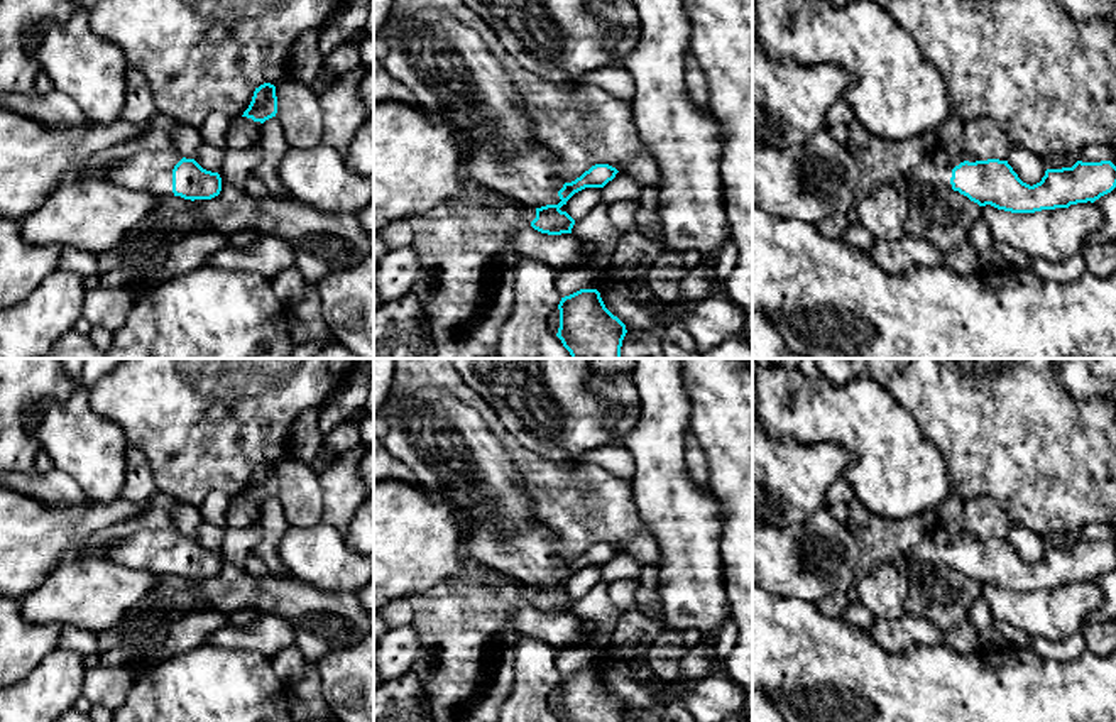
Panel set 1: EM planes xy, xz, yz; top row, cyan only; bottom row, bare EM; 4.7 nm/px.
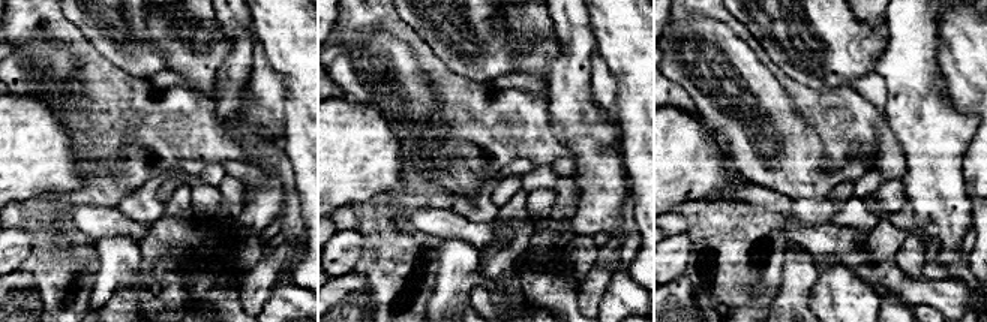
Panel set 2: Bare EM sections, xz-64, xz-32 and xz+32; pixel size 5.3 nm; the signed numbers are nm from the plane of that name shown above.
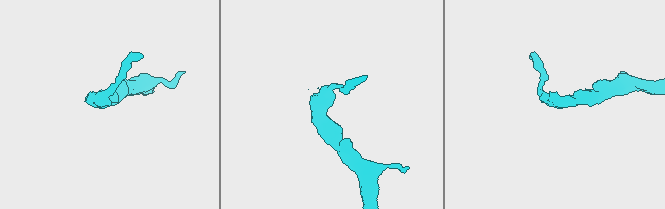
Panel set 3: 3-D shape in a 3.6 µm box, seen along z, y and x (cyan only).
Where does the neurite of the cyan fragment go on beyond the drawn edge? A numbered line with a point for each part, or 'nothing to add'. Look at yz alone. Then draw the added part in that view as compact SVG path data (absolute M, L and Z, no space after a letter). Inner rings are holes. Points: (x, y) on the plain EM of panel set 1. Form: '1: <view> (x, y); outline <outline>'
1: yz (927, 552); outline M962 531L945 544L933 543L932 539L922 541L920 544L913 546L906 555L896 556L891 561L901 570L910 566L911 563L932 563L952 568L952 548L964 539L976 541L977 538Z

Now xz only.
1: xz (447, 445); outline M445 389L392 391L380 414L391 423L382 445L416 475L418 484L453 509L467 558L531 588L561 580L558 570L565 560L553 550L558 529L534 516L534 500L524 490L512 458L473 407Z

